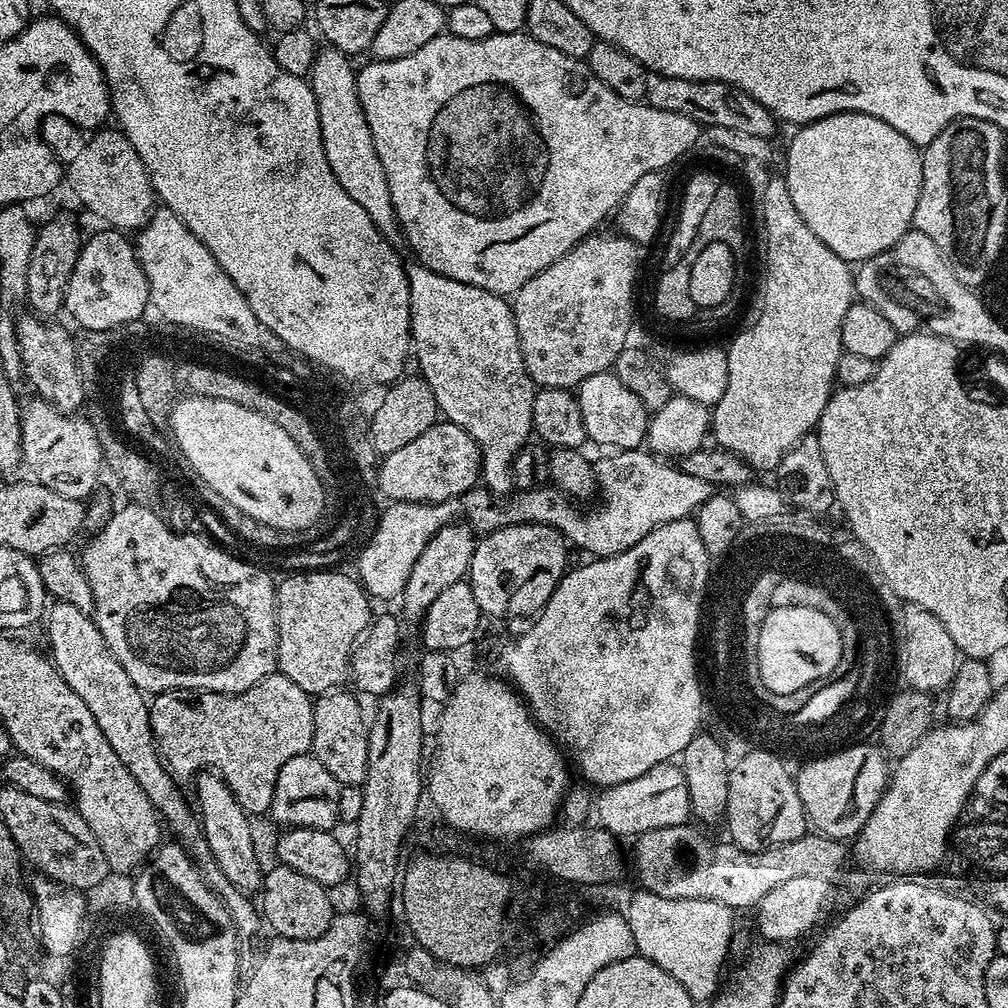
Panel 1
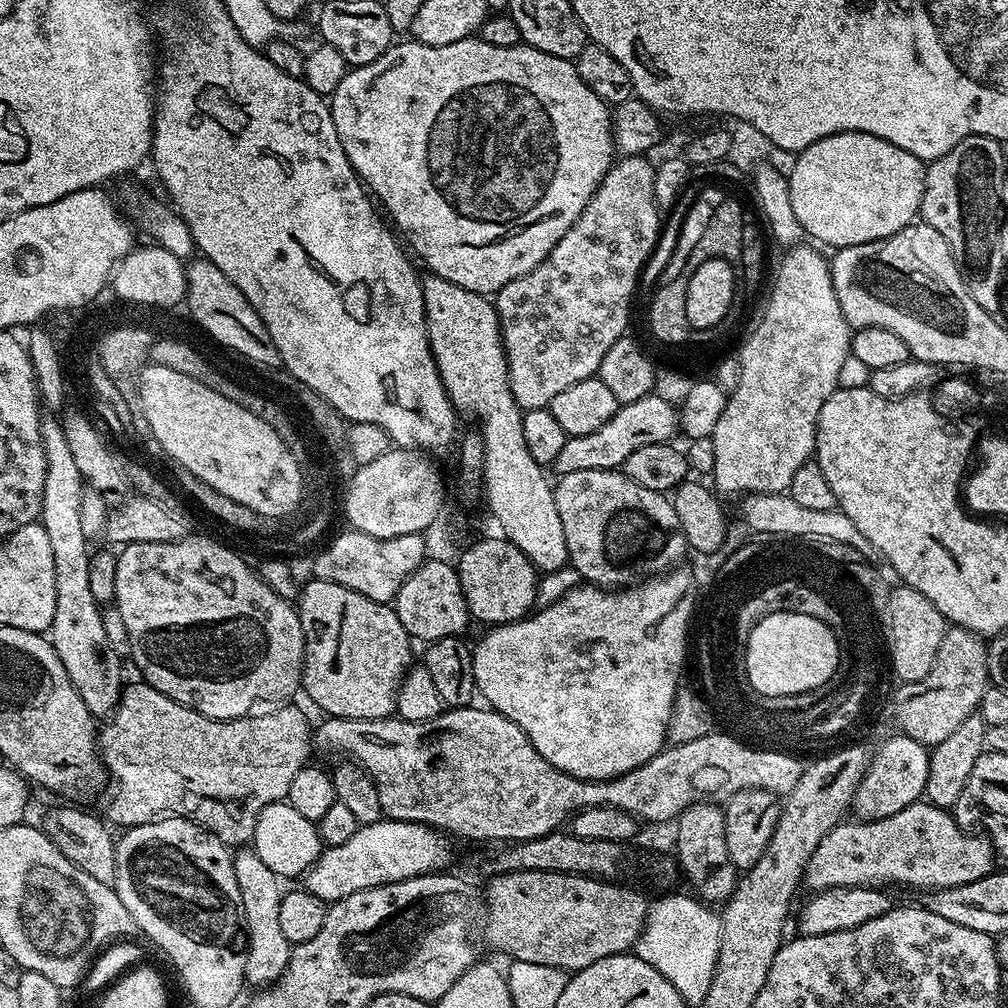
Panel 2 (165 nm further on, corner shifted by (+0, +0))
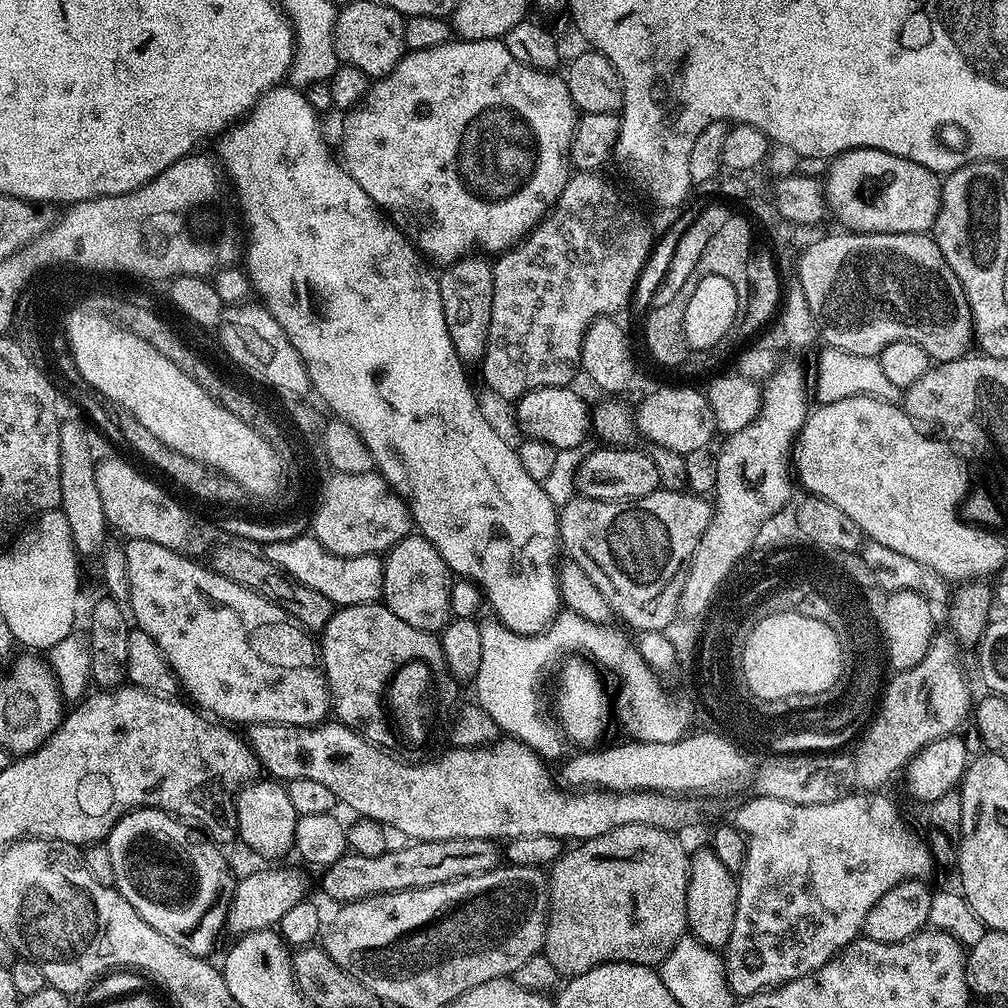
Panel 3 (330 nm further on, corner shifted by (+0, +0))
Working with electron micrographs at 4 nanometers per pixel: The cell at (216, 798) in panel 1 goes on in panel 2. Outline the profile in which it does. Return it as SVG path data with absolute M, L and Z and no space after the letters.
M240 850L232 857L234 862L234 878L238 878L238 894L240 895L240 910L242 919L246 929L246 970L244 971L244 979L252 986L271 986L286 970L288 959L292 953L292 948L288 943L286 934L282 934L280 929L280 920L278 919L278 906L282 906L282 898L285 889L280 888L282 884L281 877L274 874L274 870L270 870L270 866L266 866L266 862L262 862L257 858L255 851Z

